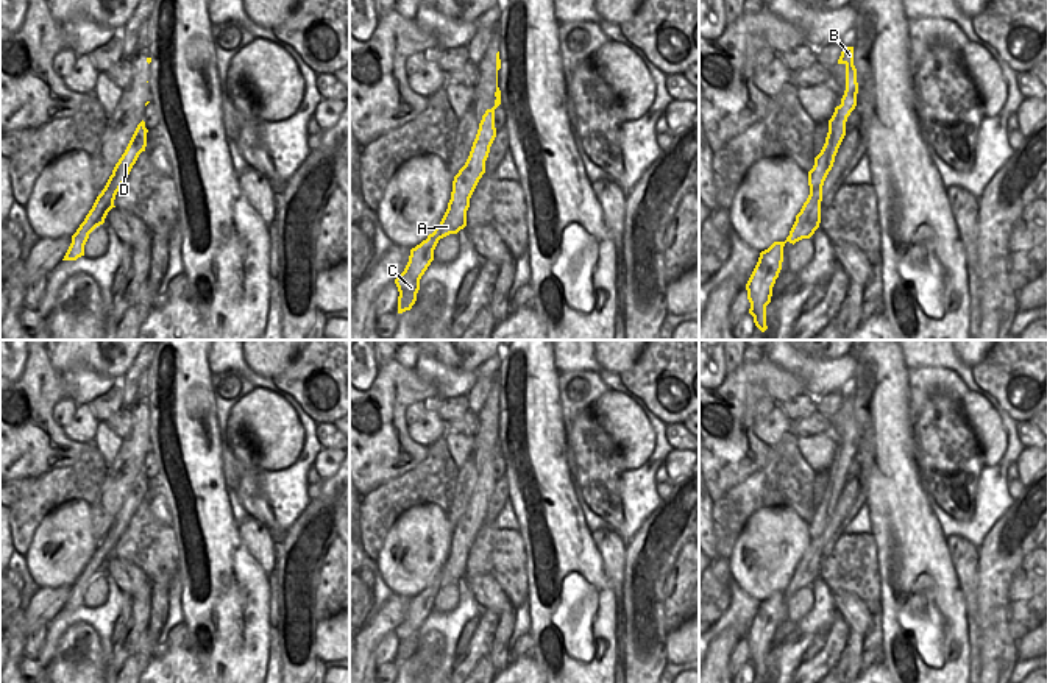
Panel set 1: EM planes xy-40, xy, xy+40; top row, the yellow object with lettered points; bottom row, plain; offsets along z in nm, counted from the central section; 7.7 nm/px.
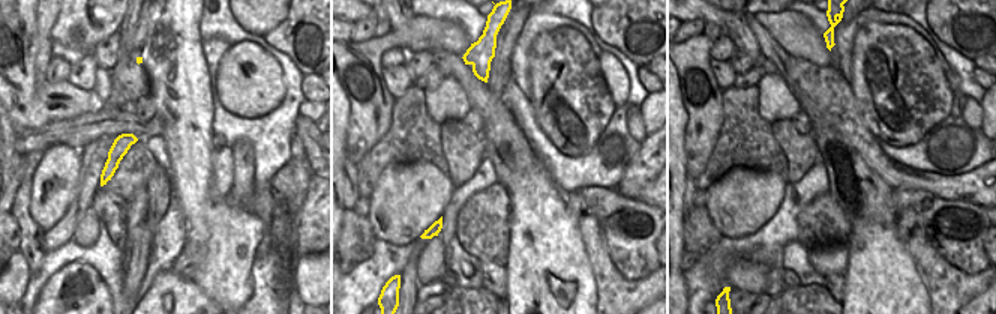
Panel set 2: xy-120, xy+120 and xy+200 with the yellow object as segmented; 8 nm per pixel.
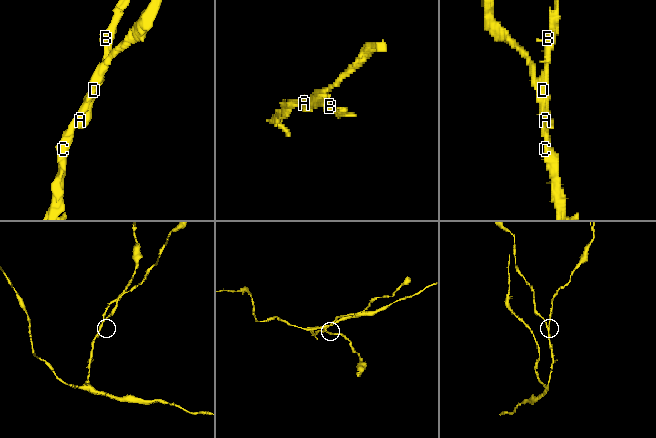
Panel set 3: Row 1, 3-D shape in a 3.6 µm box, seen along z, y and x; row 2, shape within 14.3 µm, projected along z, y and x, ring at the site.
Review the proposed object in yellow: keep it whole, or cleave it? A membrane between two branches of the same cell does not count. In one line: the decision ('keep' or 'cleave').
cleave

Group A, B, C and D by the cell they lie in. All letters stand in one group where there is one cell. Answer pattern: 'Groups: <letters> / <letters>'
Groups: A C / B D

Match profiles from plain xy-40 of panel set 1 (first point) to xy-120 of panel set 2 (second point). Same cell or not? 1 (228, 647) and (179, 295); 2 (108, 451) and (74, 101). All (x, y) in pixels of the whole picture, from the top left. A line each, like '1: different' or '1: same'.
1: different
2: different

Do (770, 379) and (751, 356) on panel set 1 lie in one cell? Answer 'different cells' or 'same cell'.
different cells

